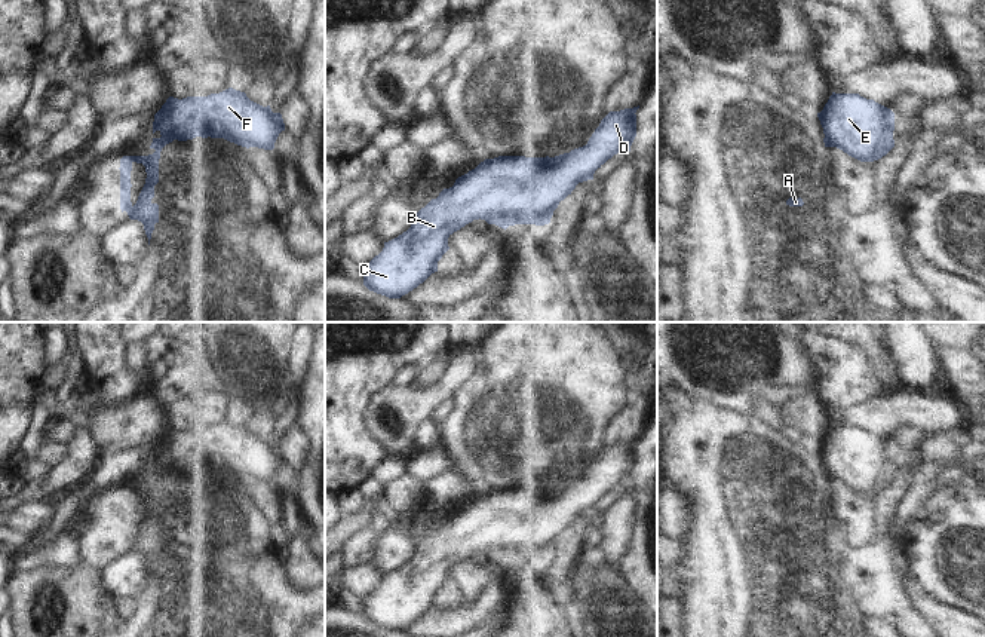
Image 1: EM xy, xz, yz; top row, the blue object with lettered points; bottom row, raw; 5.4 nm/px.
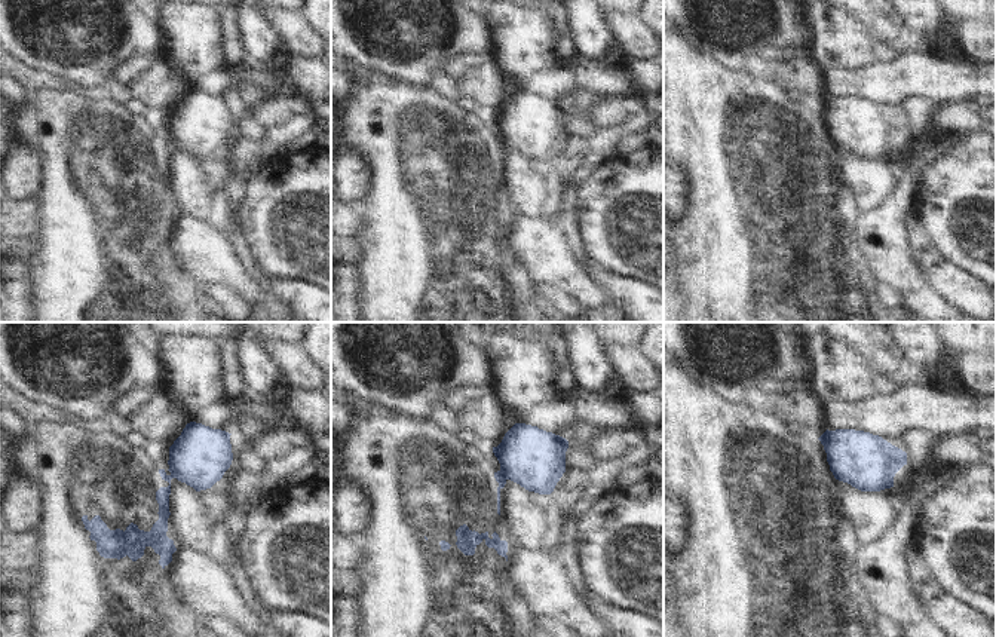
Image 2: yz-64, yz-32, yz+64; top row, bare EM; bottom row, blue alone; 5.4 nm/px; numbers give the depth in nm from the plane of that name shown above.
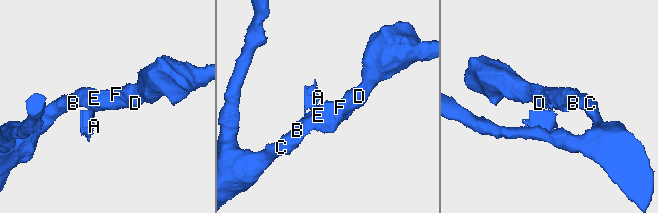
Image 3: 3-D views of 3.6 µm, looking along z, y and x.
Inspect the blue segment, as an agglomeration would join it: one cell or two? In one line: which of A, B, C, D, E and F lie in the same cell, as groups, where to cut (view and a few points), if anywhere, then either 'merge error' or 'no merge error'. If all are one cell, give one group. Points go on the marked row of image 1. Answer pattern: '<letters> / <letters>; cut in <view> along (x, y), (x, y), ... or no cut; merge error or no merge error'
A / B C D E F; cut in xy along (162, 135), (172, 140); merge error

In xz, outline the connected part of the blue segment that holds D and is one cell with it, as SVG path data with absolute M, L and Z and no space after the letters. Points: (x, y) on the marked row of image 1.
M639 105L610 111L587 144L570 153L555 157L498 156L485 159L421 208L406 232L384 242L383 251L362 267L363 285L389 298L401 298L438 272L438 261L449 249L448 238L473 220L481 218L504 230L515 224L549 224L559 202L571 195L579 183L593 180L595 171L614 154L630 151L636 137L635 113L638 108Z

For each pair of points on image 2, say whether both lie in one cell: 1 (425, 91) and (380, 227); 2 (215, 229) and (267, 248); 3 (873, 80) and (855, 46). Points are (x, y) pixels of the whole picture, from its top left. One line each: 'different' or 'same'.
1: same
2: different
3: different

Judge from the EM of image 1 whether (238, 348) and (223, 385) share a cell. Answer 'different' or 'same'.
different

